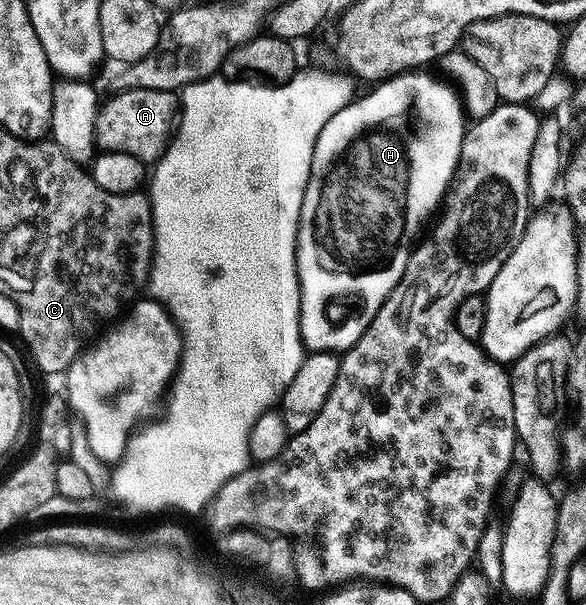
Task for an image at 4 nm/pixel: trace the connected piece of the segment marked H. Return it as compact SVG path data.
M403 73L383 78L377 85L371 86L374 88L363 99L355 98L344 109L340 109L340 113L336 113L328 121L328 125L324 125L324 129L320 129L320 137L316 141L316 149L312 153L312 169L308 177L308 185L304 189L304 205L300 207L298 240L294 246L298 280L300 281L300 297L302 298L300 333L302 334L302 346L307 352L345 353L352 349L352 345L356 345L356 341L360 341L360 337L366 332L368 325L372 325L376 313L380 313L380 305L384 305L384 301L390 296L392 289L396 289L410 260L410 252L415 246L416 240L423 234L422 226L426 222L428 222L427 224L431 222L432 216L441 208L446 198L450 184L454 182L454 173L458 170L460 161L460 149L468 130L468 116L462 106L459 92L449 82L441 83L440 80L433 79L430 75L422 74L426 73Z

